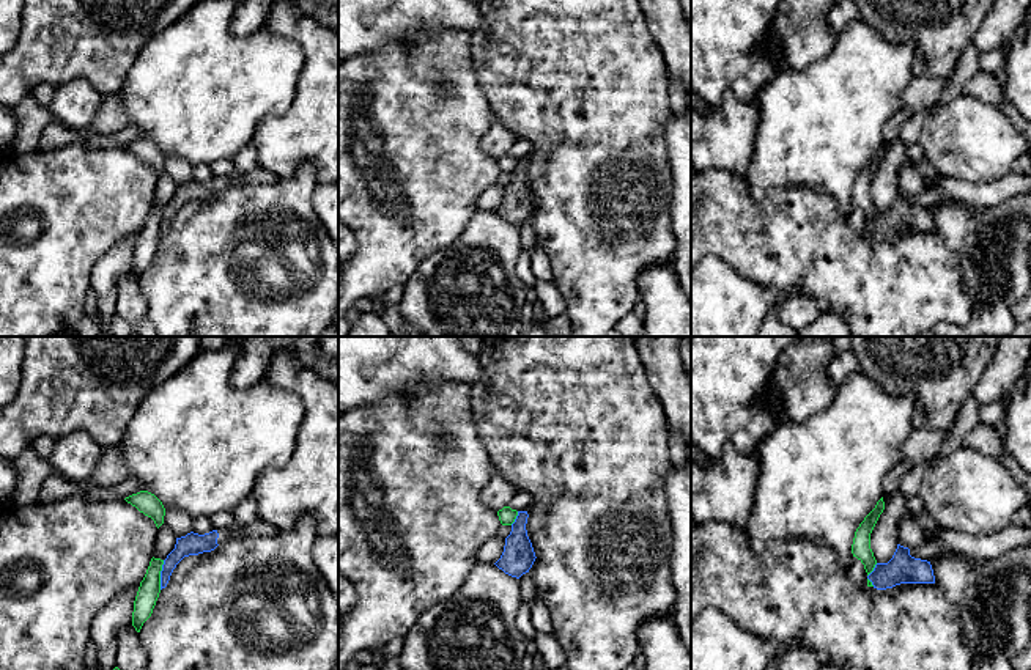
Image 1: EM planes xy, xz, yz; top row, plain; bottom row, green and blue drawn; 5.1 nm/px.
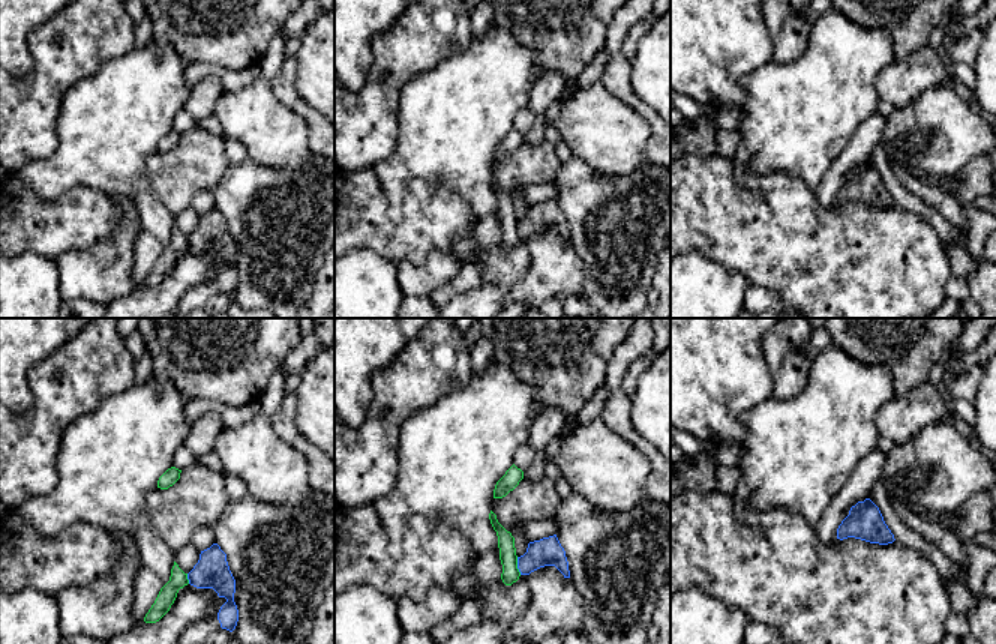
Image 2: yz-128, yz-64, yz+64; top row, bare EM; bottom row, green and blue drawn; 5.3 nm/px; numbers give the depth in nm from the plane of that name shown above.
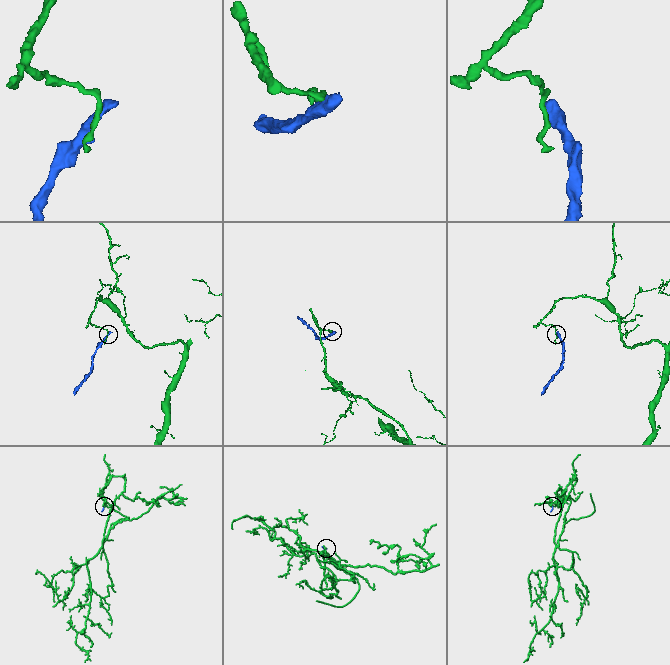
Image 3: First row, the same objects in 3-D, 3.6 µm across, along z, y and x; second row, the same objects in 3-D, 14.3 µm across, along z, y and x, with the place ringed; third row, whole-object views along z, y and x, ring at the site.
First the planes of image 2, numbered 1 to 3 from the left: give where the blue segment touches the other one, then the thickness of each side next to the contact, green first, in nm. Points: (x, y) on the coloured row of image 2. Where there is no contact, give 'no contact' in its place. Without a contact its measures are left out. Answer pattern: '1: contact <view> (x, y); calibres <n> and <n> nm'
1: contact yz-128 (186, 578); calibres 90 and 190 nm
2: contact yz-64 (516, 566); calibres 100 and 160 nm
3: no contact

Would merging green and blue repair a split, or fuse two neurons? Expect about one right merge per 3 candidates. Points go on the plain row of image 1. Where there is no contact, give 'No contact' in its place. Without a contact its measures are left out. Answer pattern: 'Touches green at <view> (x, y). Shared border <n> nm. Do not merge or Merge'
Touches green at xy (159, 222). Shared border 150 nm. Do not merge

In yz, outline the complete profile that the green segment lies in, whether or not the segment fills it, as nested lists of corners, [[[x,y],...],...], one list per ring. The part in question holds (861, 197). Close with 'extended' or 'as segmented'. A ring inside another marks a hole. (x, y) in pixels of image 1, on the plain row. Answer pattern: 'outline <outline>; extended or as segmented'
outline [[[883,145],[877,149],[875,156],[864,165],[859,175],[855,179],[852,201],[856,204],[867,220],[867,223],[874,219],[877,208],[870,197],[870,181],[885,157]]]; as segmented

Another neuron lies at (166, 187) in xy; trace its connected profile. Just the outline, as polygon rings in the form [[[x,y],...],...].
[[[164,170],[157,176],[153,204],[165,208],[167,203],[175,197],[175,192],[176,192],[176,186],[173,178]]]

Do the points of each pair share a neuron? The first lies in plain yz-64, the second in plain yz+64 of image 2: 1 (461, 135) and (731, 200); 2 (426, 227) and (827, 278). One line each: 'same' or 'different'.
1: different
2: same

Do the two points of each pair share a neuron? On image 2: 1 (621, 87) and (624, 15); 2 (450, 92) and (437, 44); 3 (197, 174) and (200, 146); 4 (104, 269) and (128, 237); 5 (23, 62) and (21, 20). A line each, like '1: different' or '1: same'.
1: same
2: different
3: same
4: same
5: same

